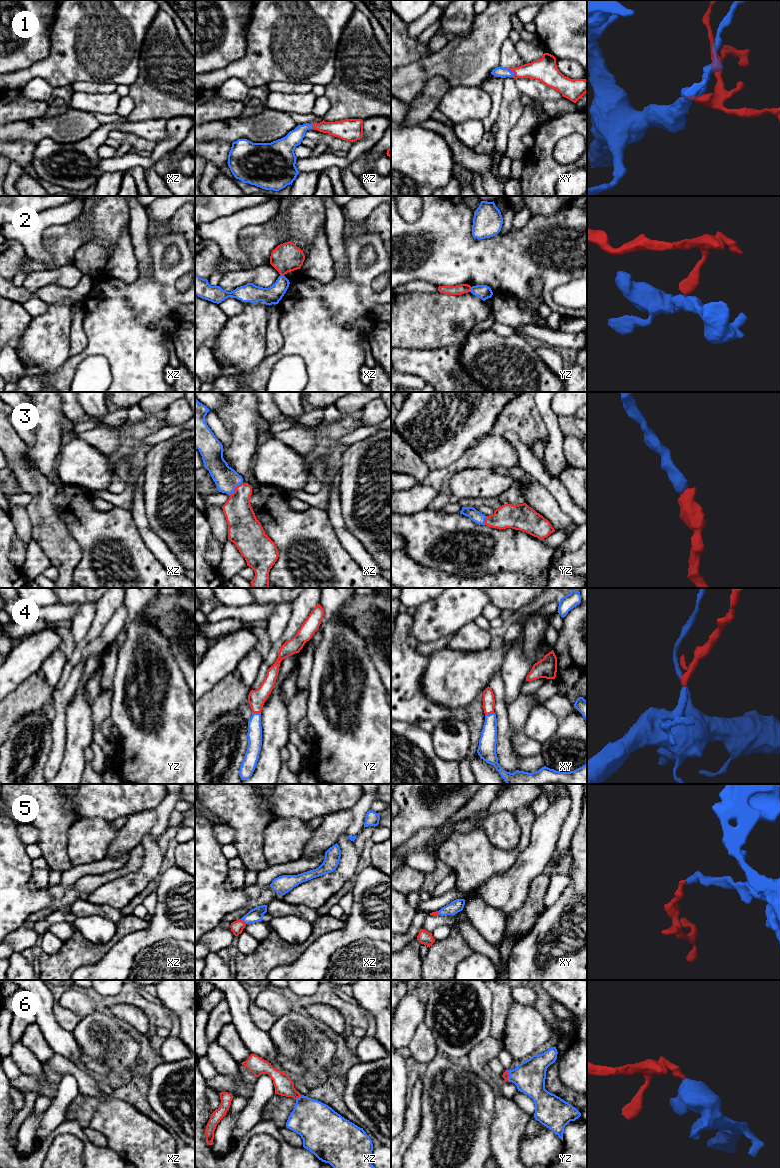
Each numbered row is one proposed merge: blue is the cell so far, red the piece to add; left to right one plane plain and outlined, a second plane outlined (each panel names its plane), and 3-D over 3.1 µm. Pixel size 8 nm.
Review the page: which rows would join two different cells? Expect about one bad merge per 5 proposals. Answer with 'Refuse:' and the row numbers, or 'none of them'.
Refuse: 2

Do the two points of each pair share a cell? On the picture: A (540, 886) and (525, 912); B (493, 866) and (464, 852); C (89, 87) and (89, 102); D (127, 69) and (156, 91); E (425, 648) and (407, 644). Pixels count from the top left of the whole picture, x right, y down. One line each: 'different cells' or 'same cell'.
A: same cell
B: same cell
C: different cells
D: different cells
E: different cells

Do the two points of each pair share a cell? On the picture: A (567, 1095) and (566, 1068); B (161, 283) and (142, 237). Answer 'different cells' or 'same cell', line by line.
A: different cells
B: different cells

